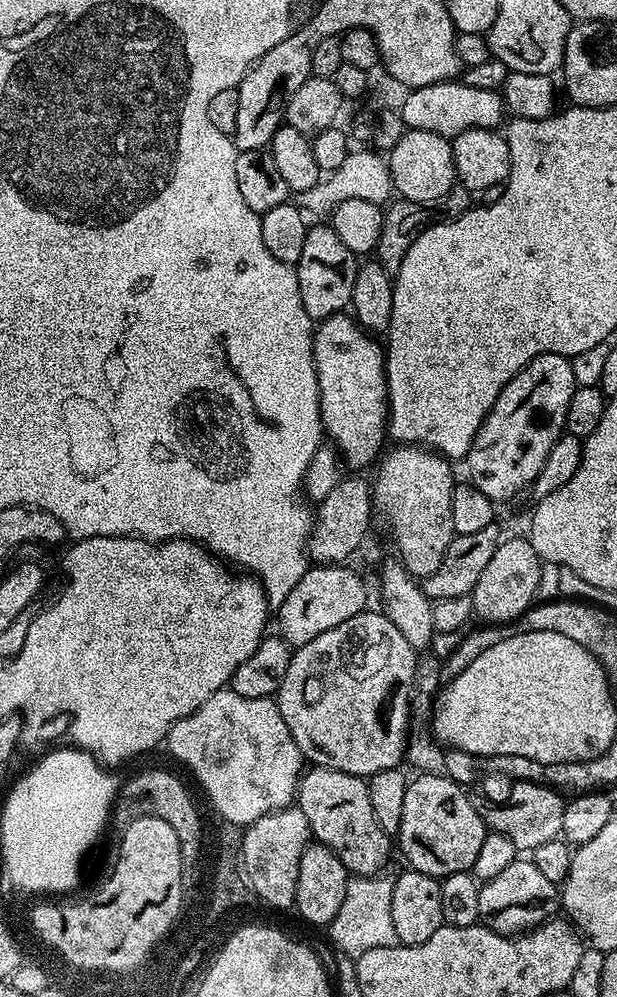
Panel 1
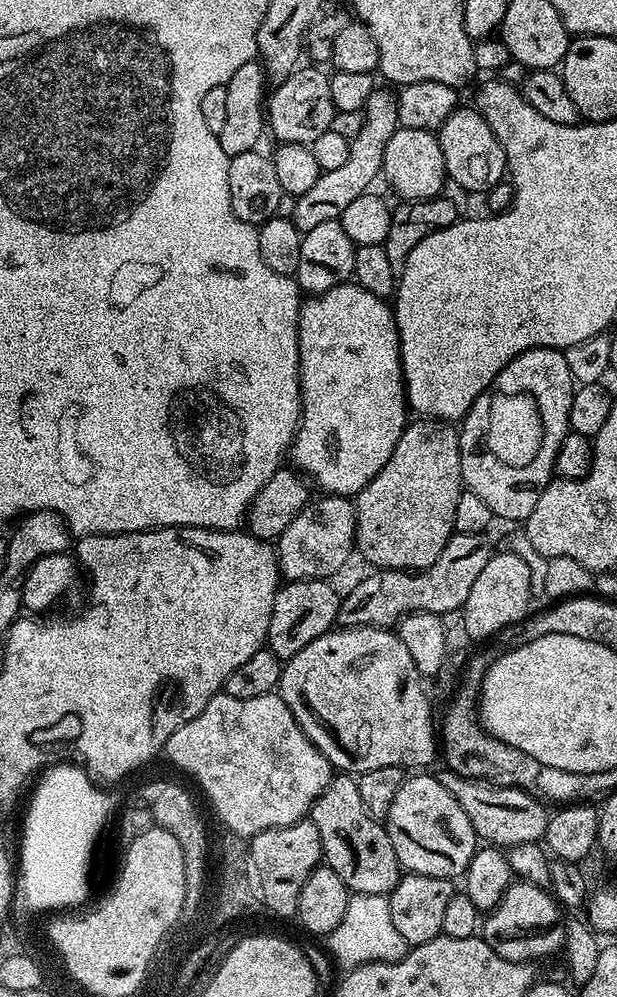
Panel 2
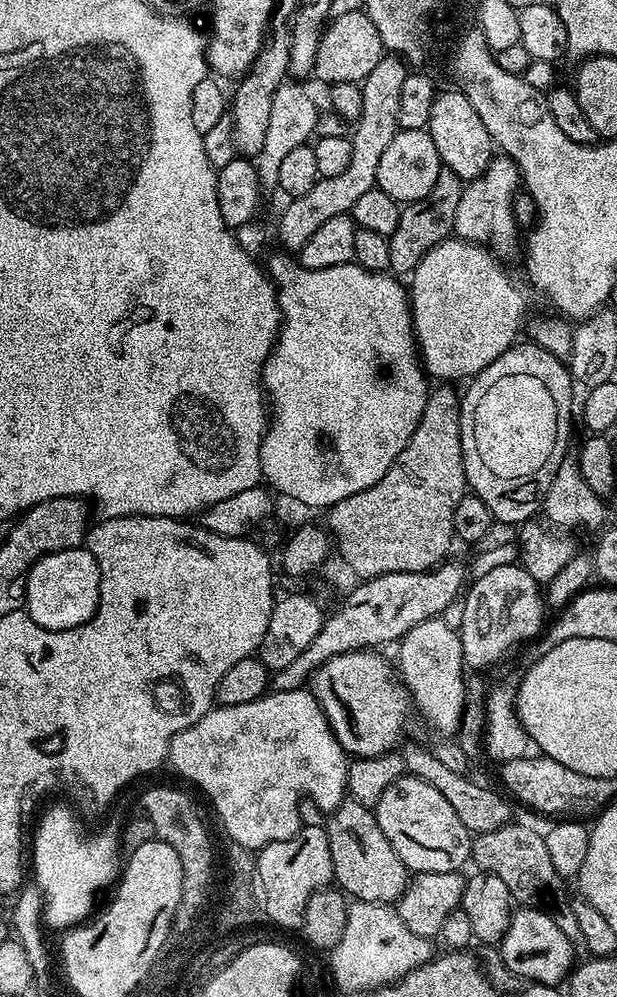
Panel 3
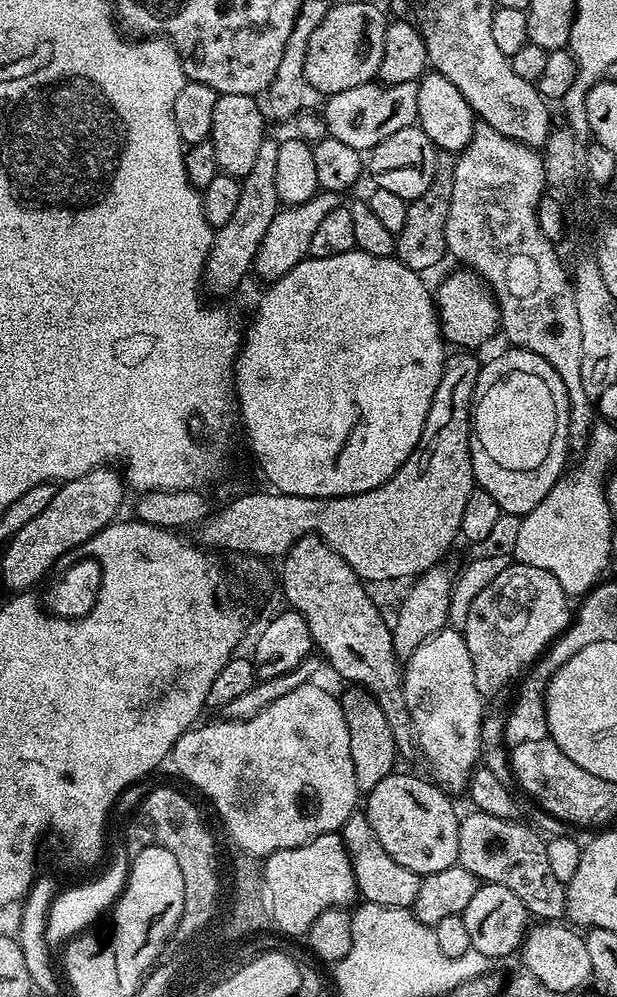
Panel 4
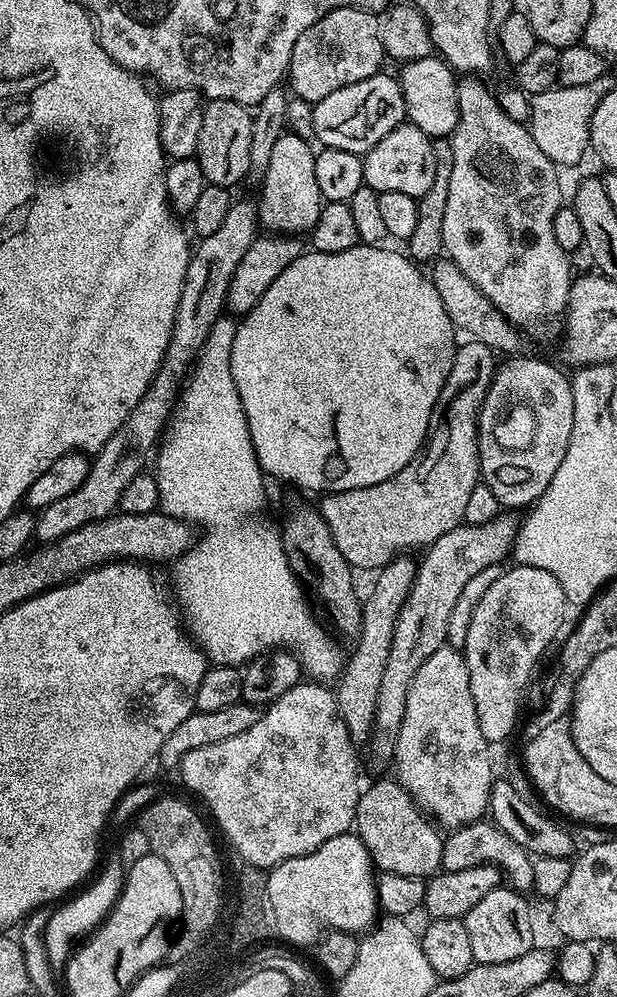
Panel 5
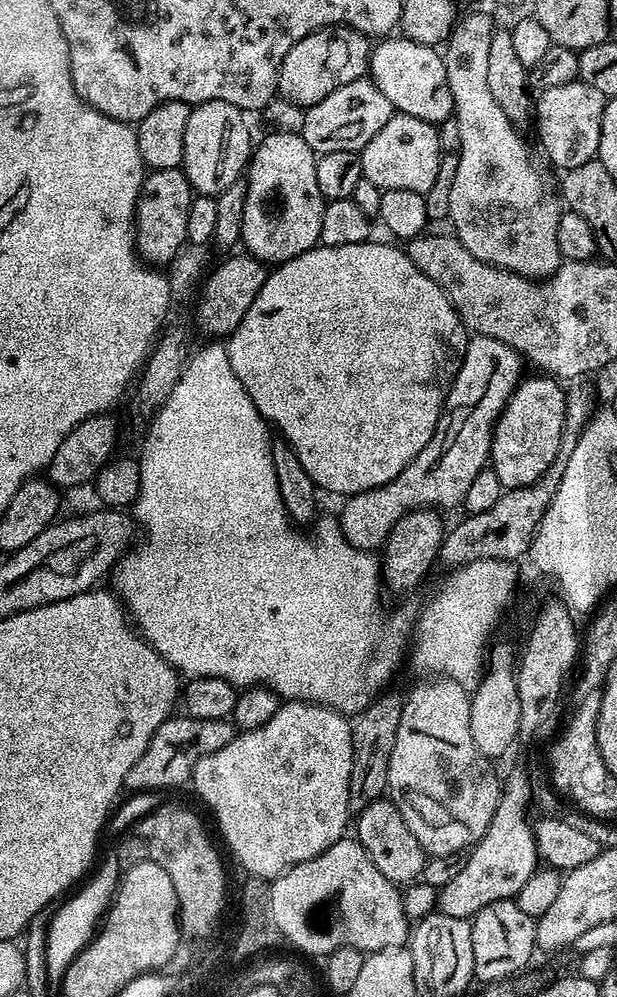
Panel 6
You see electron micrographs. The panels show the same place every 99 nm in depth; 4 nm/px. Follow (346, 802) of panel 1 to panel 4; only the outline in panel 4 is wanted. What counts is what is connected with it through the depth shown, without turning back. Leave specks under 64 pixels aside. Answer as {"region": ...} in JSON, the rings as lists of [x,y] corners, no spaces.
{"region":[[[363,811],[353,812],[348,821],[344,823],[340,833],[348,850],[357,893],[361,899],[370,904],[409,909],[418,896],[418,886],[422,878],[386,854],[386,850],[383,849],[377,835],[371,829],[370,822],[364,817]]]}

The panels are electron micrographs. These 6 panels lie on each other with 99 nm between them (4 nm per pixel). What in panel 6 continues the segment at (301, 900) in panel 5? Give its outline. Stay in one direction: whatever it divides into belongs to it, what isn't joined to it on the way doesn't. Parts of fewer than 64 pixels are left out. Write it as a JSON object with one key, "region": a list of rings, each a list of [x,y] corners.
{"region":[[[345,838],[334,842],[334,846],[330,846],[330,850],[322,850],[322,854],[318,854],[318,858],[310,858],[310,862],[302,862],[298,866],[294,866],[290,870],[286,870],[280,876],[275,877],[271,881],[268,889],[268,900],[270,904],[270,914],[276,921],[276,927],[281,937],[285,941],[287,939],[300,952],[305,952],[308,956],[320,956],[326,958],[334,950],[339,948],[353,948],[362,953],[381,952],[387,948],[402,948],[409,943],[410,940],[410,919],[403,910],[402,892],[397,885],[390,882],[390,878],[386,878],[386,874],[382,874],[382,870],[378,870],[378,866],[374,866],[374,862],[370,862],[370,854],[366,854],[366,850],[360,841],[355,838]]]}

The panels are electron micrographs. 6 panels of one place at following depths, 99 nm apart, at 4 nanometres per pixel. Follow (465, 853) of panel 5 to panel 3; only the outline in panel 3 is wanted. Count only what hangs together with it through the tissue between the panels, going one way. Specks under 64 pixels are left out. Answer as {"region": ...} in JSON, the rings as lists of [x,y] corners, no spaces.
{"region":[[[509,822],[498,830],[479,833],[472,842],[471,863],[476,863],[480,872],[489,872],[502,878],[517,905],[538,906],[543,912],[548,912],[550,918],[558,922],[558,930],[570,938],[573,946],[582,945],[582,930],[578,927],[578,918],[574,918],[570,891],[564,885],[567,884],[565,877],[558,875],[554,870],[554,862],[550,862],[543,835],[516,823]]]}

